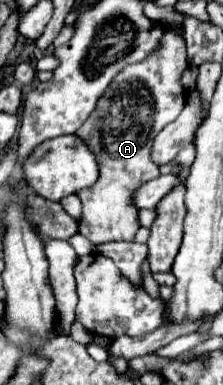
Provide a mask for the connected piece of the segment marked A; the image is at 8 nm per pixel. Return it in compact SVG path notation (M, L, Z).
M167 30L155 48L145 60L129 64L123 68L115 80L109 84L105 94L99 98L95 110L87 118L87 122L75 132L77 138L81 138L87 148L95 154L97 166L99 166L99 180L77 192L77 196L83 202L83 224L81 224L81 234L91 240L95 246L111 240L125 240L131 242L135 238L135 232L139 230L139 208L133 202L133 194L137 188L141 188L145 182L153 180L159 176L159 164L153 162L151 158L151 148L155 142L155 136L171 124L183 110L185 106L185 88L181 86L181 76L189 68L187 52L185 52L185 40L177 36L175 32Z

